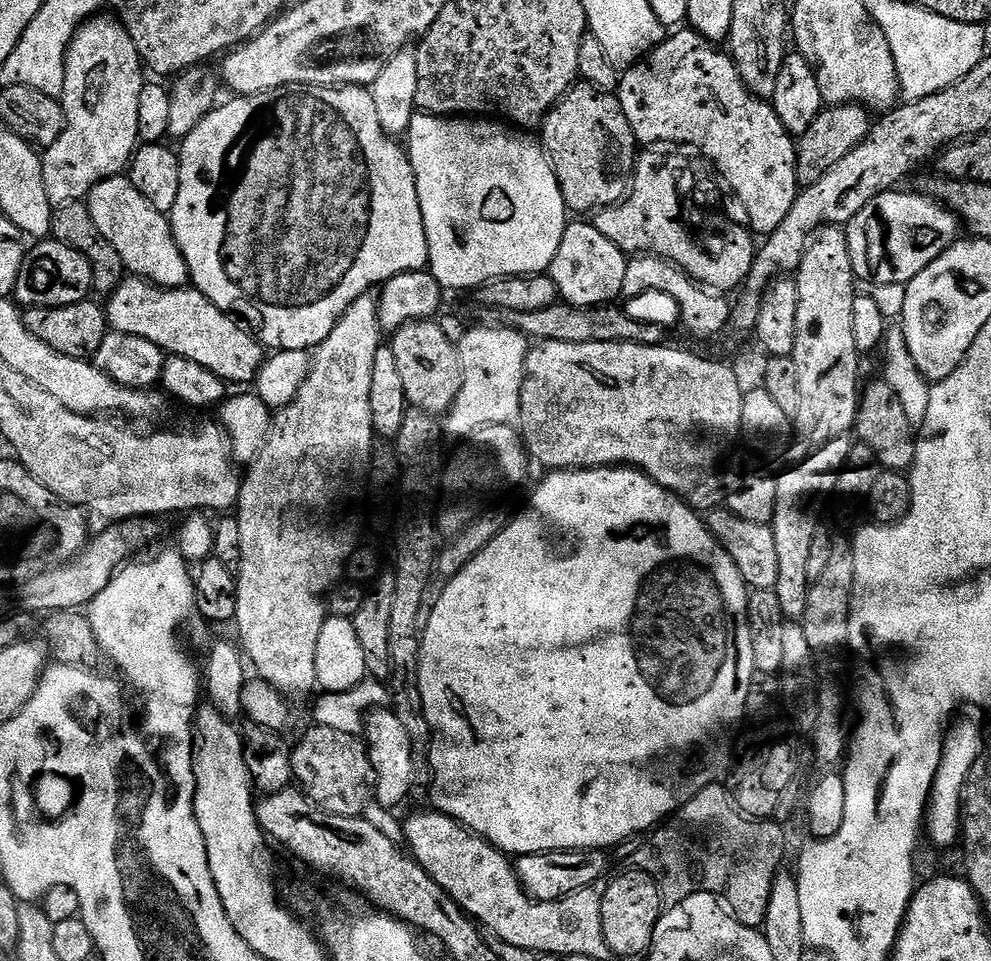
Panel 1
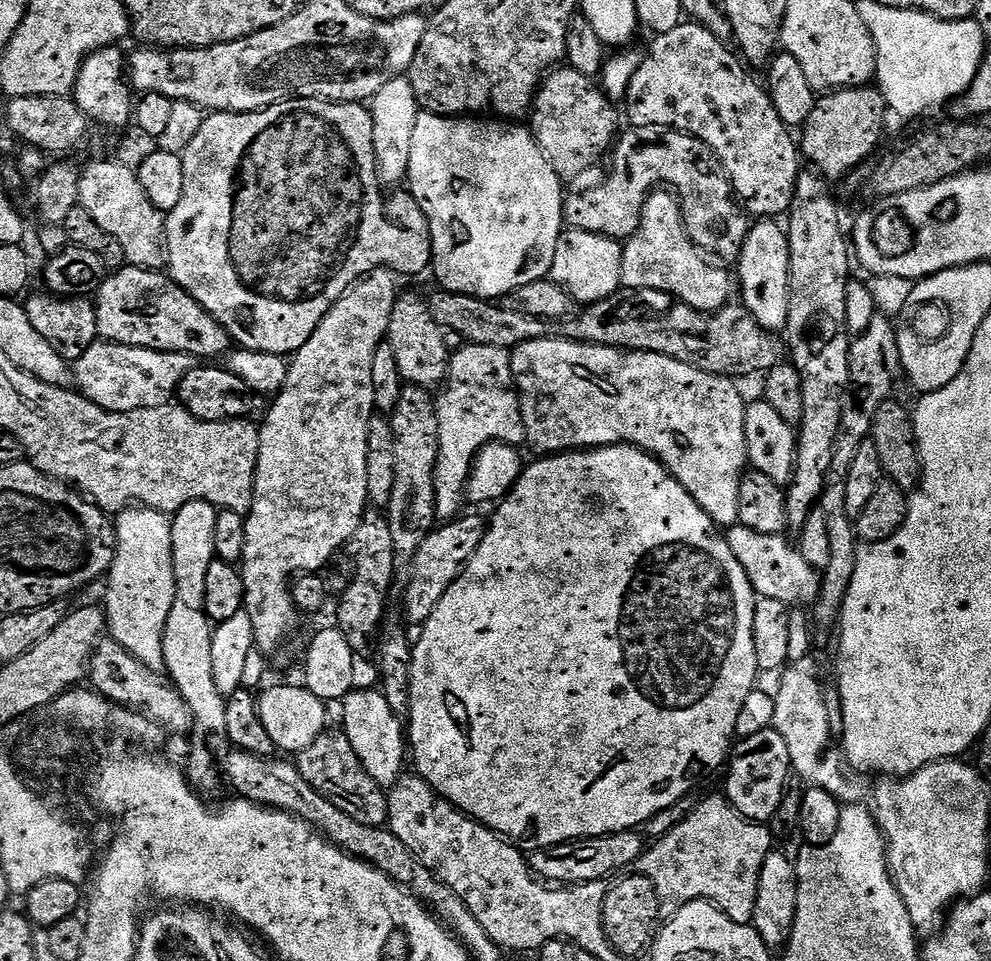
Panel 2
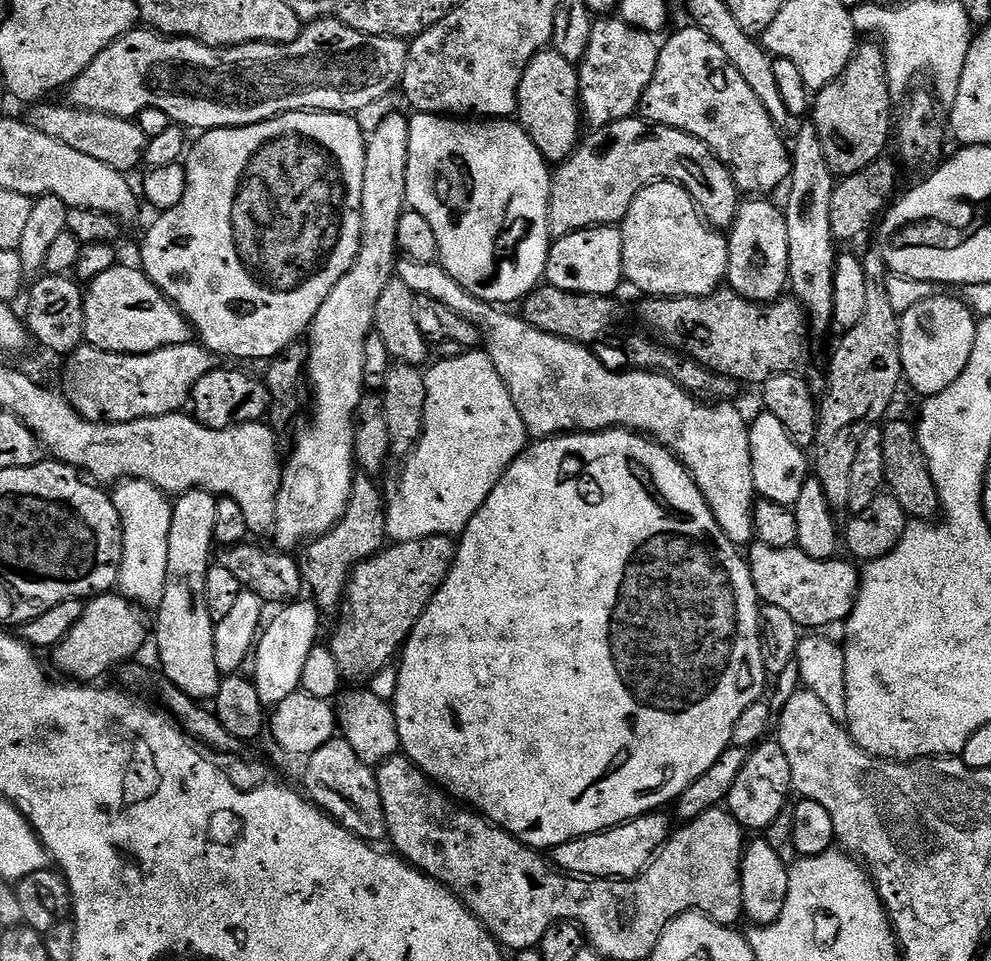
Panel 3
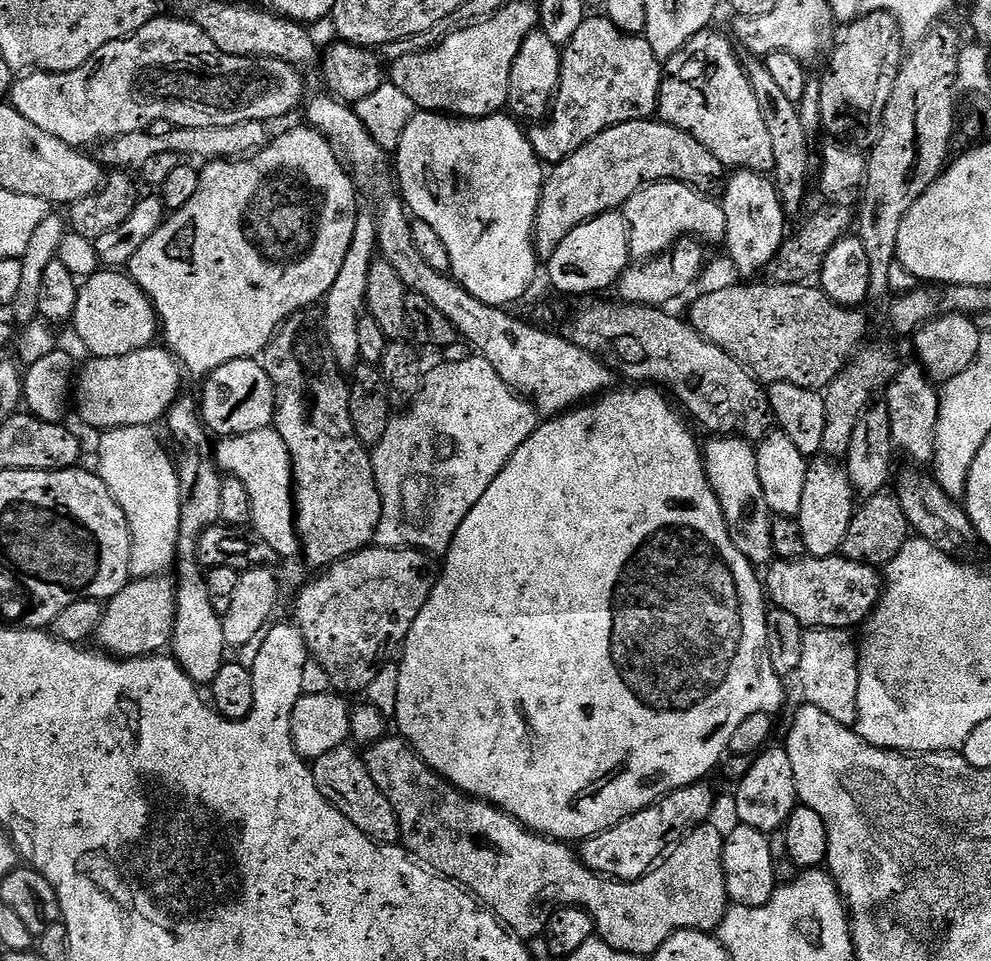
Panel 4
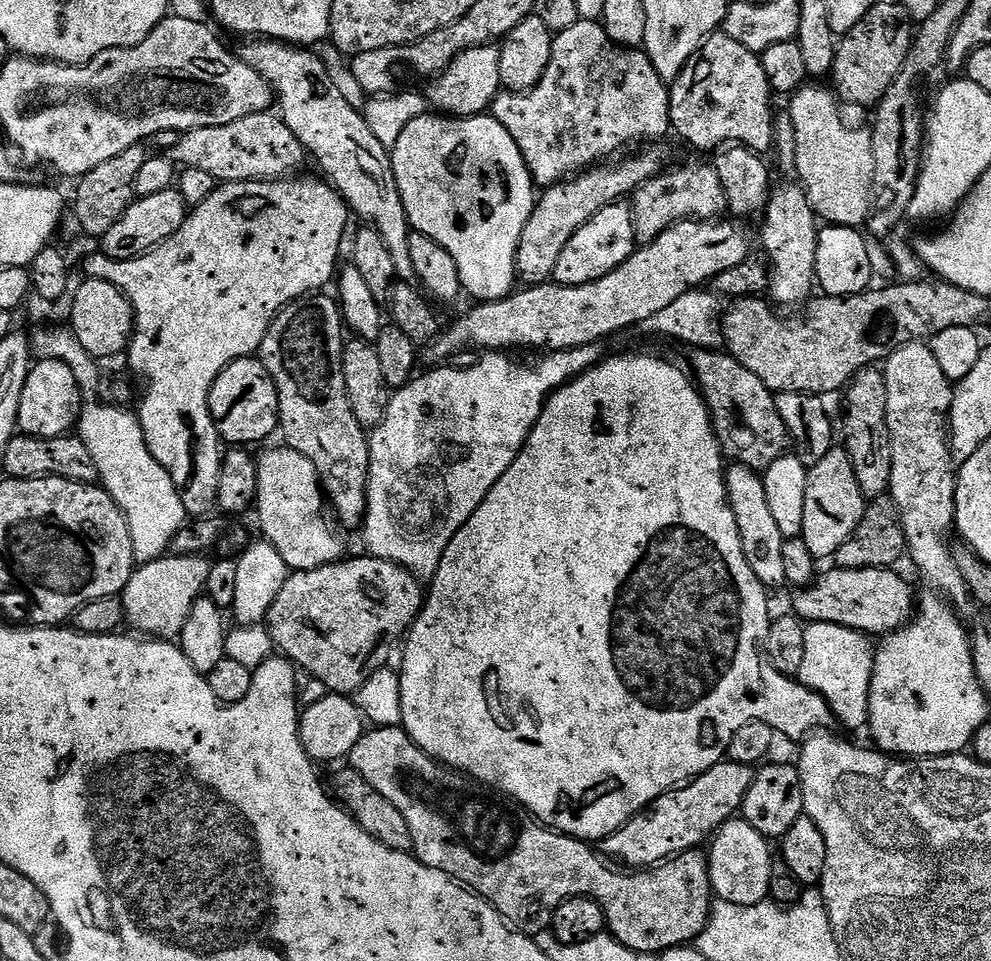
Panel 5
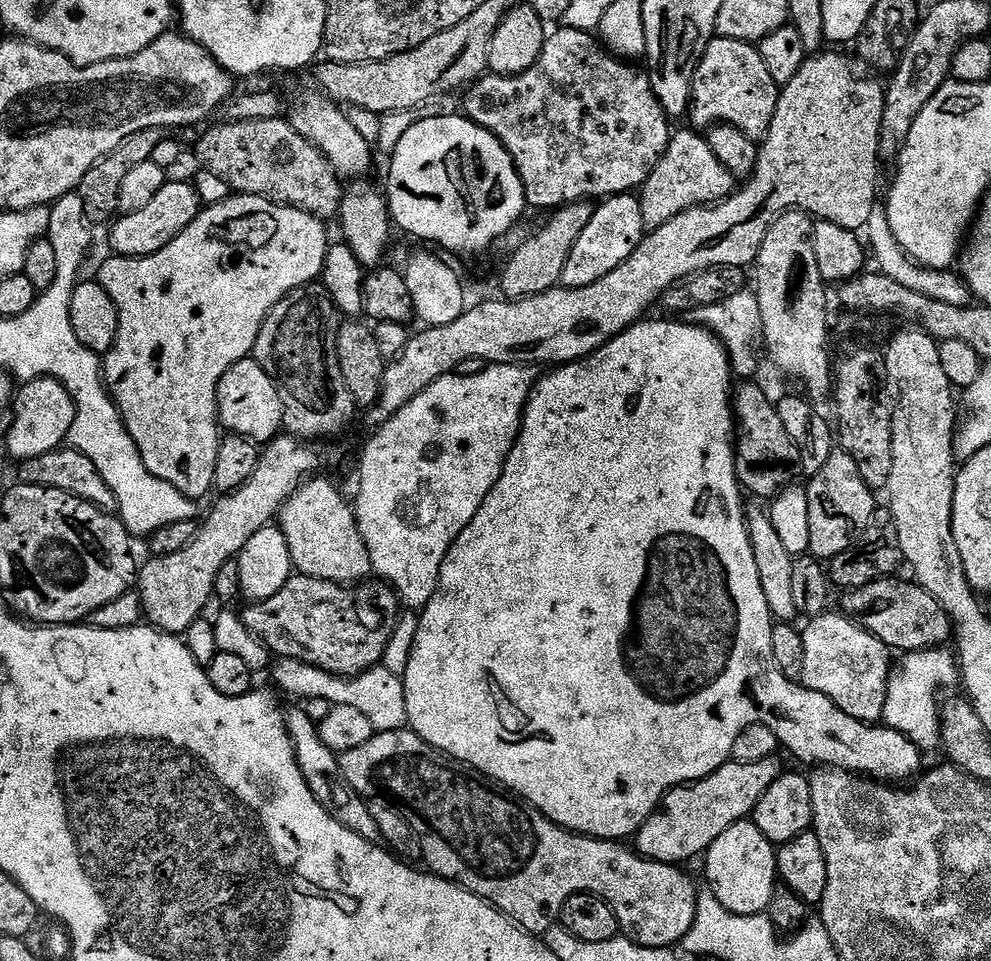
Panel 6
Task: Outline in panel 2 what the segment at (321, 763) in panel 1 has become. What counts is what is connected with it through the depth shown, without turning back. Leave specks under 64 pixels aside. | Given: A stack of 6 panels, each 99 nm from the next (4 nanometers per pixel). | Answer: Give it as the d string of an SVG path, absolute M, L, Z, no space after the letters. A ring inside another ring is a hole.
M325 730L317 740L310 742L310 746L306 746L304 752L299 753L298 767L302 778L306 778L306 782L310 782L310 786L314 786L326 802L334 802L334 806L338 806L342 814L350 814L354 822L375 828L387 825L388 798L385 789L363 768L343 731Z

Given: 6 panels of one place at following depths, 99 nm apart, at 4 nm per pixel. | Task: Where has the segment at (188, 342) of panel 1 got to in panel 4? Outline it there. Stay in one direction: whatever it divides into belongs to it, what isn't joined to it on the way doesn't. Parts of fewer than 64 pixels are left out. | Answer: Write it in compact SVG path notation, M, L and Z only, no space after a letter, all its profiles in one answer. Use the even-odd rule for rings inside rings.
M98 270L80 284L78 306L70 321L89 357L118 358L153 347L158 336L158 317L151 298L120 270Z

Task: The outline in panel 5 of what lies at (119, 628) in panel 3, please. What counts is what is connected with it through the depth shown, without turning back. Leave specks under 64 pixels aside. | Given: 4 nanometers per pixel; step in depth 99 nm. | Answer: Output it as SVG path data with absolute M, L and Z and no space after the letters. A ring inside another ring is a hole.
M165 554L149 564L139 565L122 593L127 627L137 628L132 630L148 638L175 641L186 626L186 618L190 618L190 610L204 592L204 583L212 569L212 564L206 561L204 556Z

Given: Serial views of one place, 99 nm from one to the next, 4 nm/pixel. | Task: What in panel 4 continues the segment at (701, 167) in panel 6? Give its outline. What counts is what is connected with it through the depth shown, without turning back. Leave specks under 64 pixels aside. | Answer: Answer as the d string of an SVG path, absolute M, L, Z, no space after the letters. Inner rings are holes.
M677 180L645 184L625 202L622 211L628 223L628 251L636 262L652 260L685 238L695 238L708 246L723 245L726 238L723 203Z

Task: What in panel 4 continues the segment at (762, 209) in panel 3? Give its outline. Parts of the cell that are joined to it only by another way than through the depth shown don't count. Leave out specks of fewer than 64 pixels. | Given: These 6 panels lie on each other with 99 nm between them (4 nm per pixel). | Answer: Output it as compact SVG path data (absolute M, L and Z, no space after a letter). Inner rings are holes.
M736 170L727 177L722 189L722 203L726 210L726 238L724 244L728 248L728 256L732 259L732 264L741 272L741 277L756 278L759 272L767 273L776 261L776 256L780 252L780 247L784 245L789 217L784 215L784 204L780 201L780 195L775 183L765 173L745 172Z

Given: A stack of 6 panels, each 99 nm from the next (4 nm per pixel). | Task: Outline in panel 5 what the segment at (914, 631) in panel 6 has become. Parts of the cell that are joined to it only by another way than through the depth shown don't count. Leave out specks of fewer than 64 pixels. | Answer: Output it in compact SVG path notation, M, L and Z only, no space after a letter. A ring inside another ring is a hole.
M838 568L821 571L806 588L795 593L791 611L805 622L837 624L880 638L909 623L914 612L912 588L892 568Z

